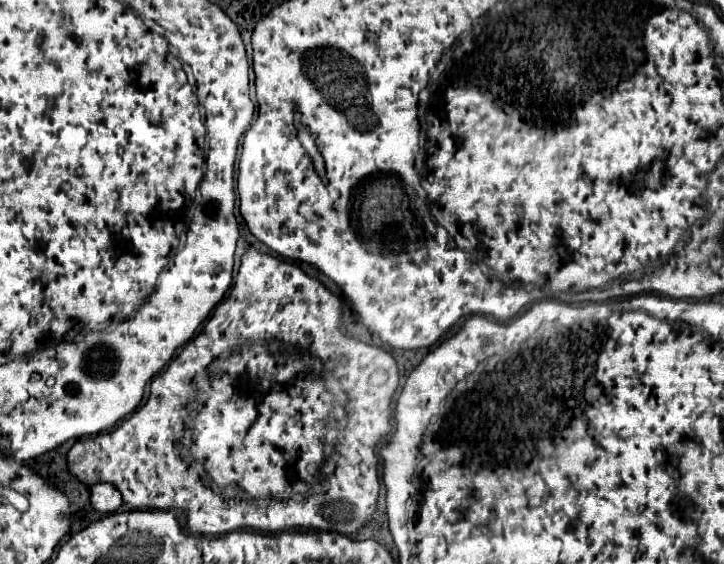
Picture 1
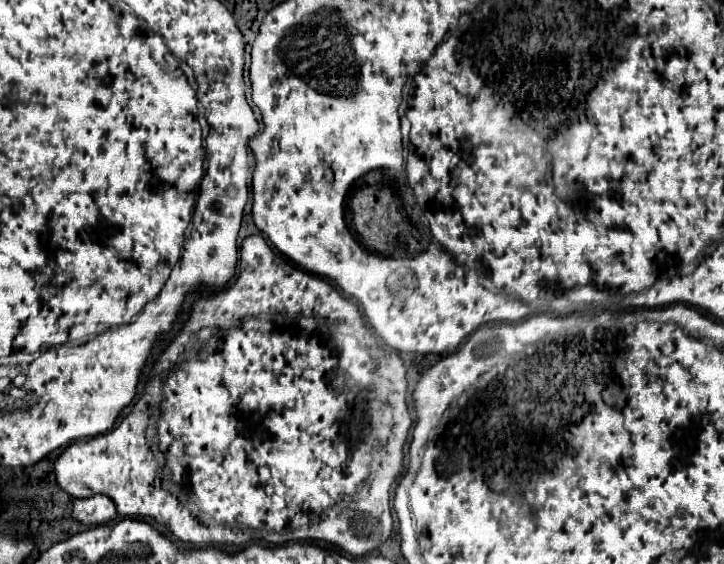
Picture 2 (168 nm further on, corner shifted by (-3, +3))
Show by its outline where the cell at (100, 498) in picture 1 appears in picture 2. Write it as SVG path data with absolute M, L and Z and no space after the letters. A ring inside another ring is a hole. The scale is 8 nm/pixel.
M88 497L88 499L72 499L72 517L88 527L104 525L116 519L116 507L108 497Z

